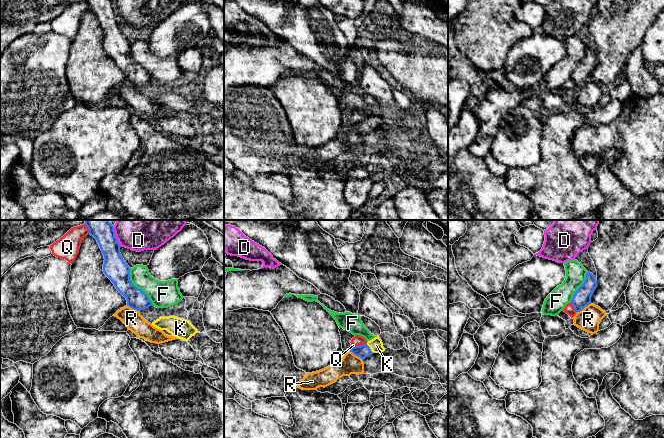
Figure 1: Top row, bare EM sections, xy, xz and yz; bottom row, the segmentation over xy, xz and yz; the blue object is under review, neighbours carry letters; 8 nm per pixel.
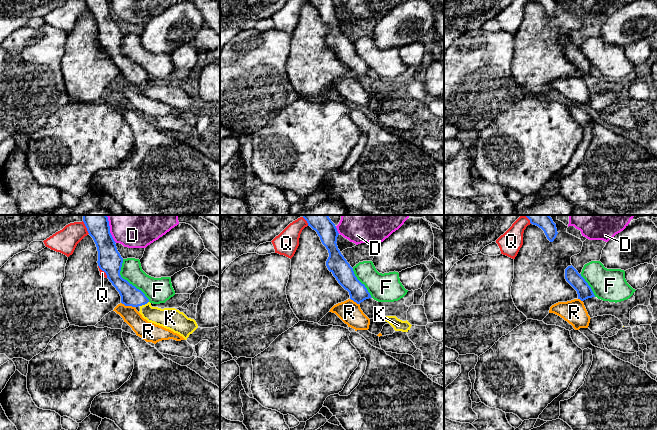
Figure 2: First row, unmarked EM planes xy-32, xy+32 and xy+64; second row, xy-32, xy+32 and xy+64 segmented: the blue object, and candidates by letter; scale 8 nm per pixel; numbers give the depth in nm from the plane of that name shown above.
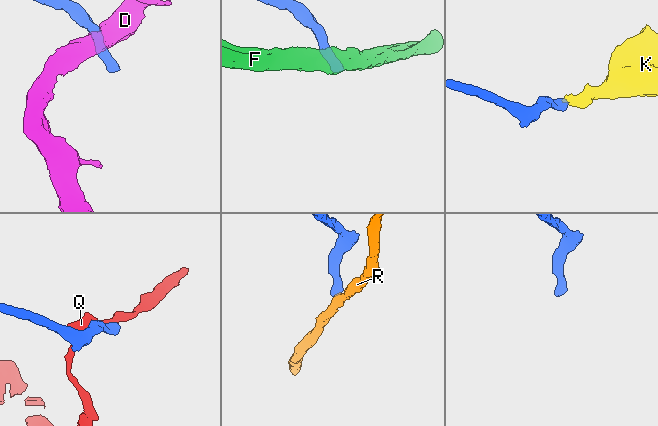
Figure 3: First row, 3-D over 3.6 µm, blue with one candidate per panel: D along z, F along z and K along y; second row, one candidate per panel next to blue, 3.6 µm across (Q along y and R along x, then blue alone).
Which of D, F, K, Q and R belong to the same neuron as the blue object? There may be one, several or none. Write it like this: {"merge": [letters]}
{"merge": ["K"]}

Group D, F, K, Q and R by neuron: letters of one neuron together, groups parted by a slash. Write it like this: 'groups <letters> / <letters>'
groups D / F / K / Q / R

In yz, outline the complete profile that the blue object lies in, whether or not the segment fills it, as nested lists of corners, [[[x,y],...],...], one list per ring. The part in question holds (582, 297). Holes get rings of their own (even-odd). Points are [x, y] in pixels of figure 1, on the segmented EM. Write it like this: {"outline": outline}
{"outline": [[[587,271],[584,283],[575,292],[571,302],[577,312],[582,311],[586,306],[591,304],[591,297],[597,287],[595,276]]]}

